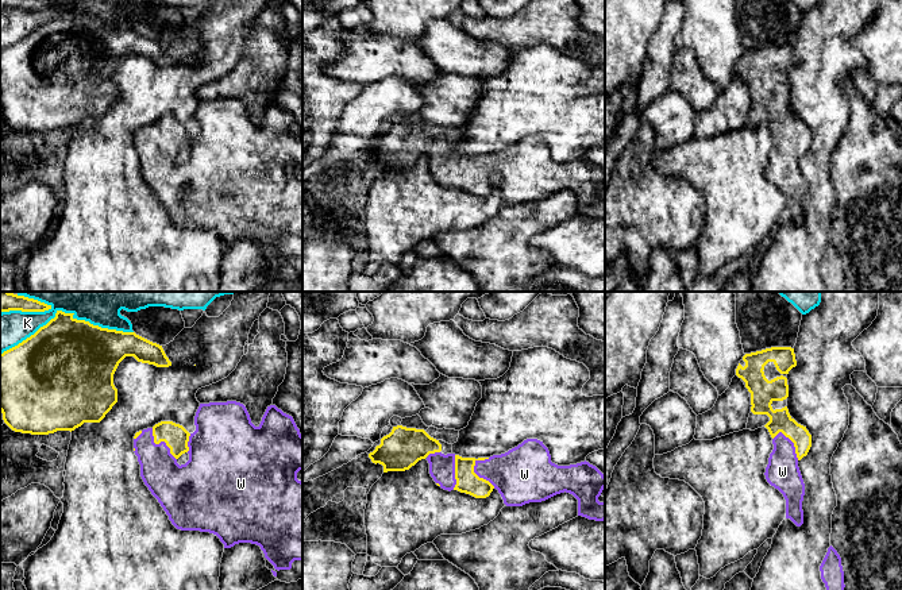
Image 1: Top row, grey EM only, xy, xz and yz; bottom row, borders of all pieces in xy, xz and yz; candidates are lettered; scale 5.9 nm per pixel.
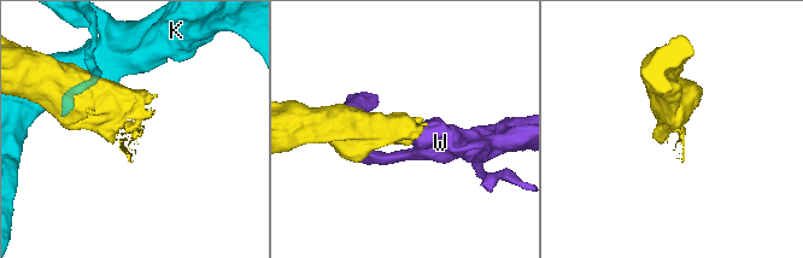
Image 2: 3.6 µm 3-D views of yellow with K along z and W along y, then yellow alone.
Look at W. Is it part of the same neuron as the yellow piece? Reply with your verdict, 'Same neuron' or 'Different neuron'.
Same neuron

